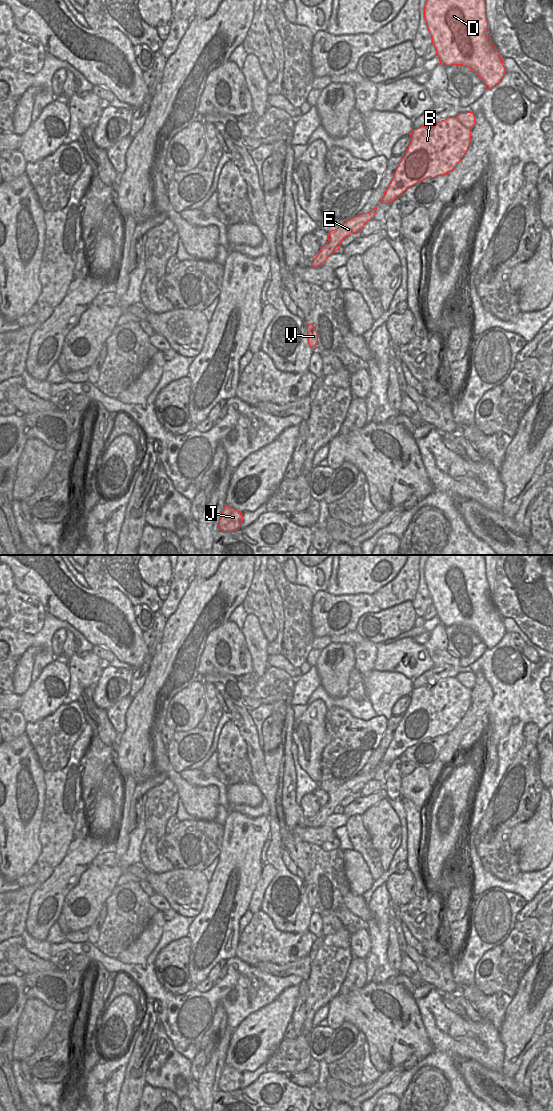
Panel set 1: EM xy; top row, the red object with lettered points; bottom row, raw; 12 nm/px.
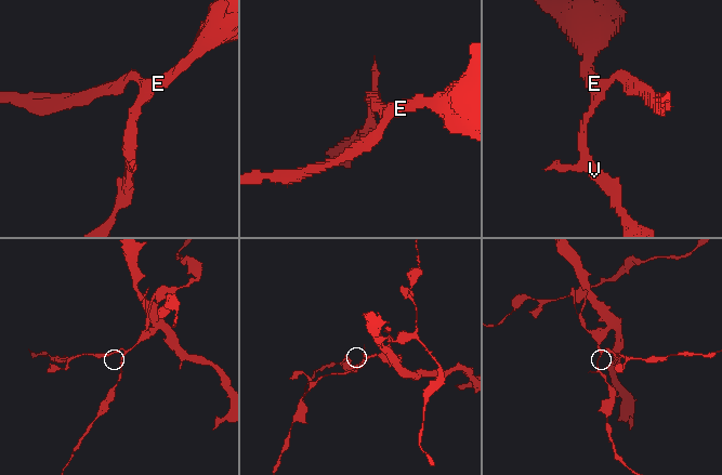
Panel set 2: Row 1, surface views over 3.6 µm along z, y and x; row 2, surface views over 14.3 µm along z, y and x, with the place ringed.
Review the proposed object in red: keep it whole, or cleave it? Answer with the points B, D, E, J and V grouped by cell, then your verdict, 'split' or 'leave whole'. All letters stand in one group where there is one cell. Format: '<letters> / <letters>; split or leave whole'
B E J V / D; split

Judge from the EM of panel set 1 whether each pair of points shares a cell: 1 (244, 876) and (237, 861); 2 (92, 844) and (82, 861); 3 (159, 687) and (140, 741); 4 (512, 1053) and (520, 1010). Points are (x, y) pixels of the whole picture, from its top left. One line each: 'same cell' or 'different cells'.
1: same cell
2: same cell
3: same cell
4: same cell

